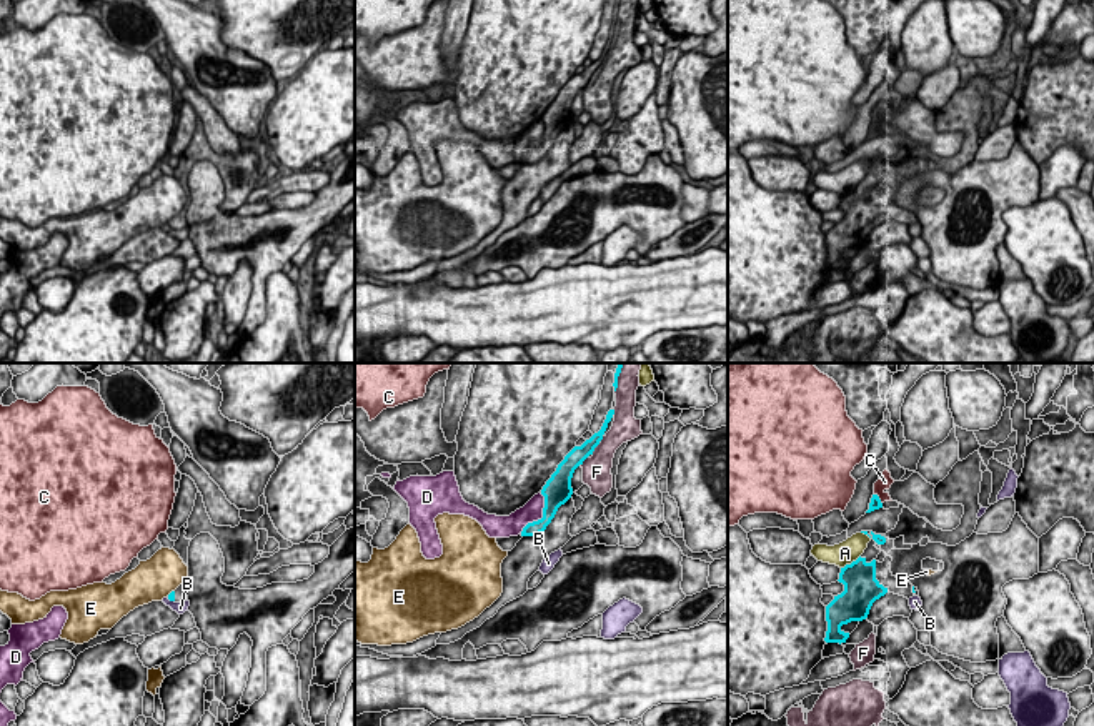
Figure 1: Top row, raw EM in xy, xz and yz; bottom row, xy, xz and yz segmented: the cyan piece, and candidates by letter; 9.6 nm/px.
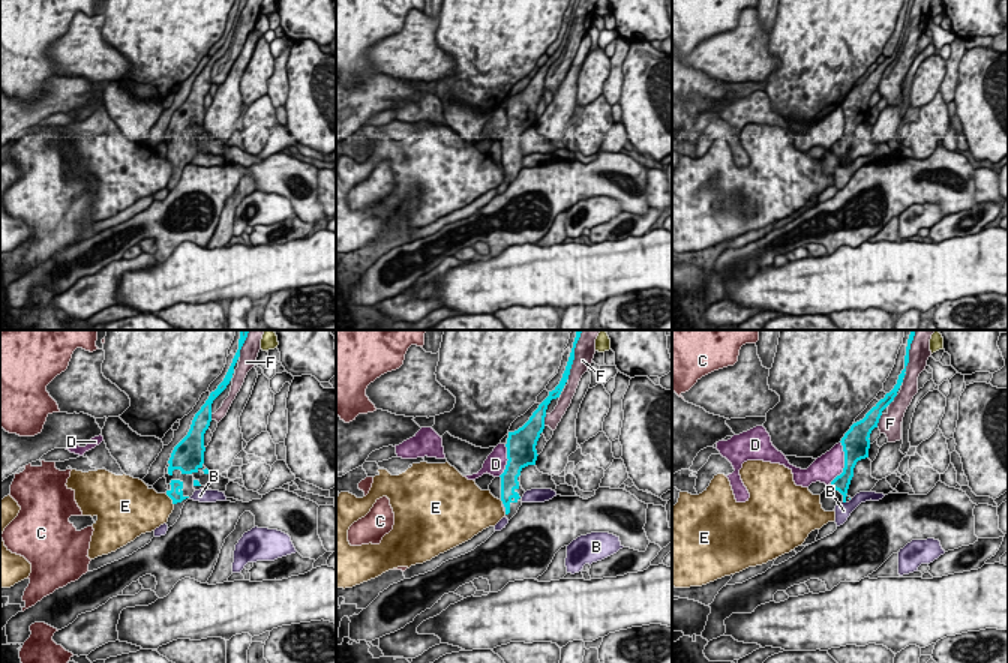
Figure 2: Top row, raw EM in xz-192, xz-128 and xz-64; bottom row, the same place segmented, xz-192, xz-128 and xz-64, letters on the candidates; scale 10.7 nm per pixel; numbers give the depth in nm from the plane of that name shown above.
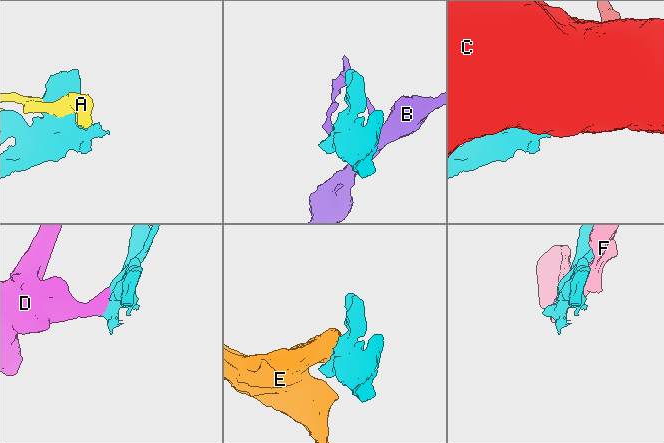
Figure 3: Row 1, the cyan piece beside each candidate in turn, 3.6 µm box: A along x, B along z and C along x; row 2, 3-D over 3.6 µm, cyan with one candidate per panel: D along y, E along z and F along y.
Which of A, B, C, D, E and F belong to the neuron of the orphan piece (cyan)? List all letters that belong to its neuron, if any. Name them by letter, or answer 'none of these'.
none of these

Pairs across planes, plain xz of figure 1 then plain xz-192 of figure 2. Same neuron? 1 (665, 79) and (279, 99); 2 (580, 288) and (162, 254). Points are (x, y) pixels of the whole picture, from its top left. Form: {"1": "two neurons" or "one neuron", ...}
{"1": "one neuron", "2": "two neurons"}

